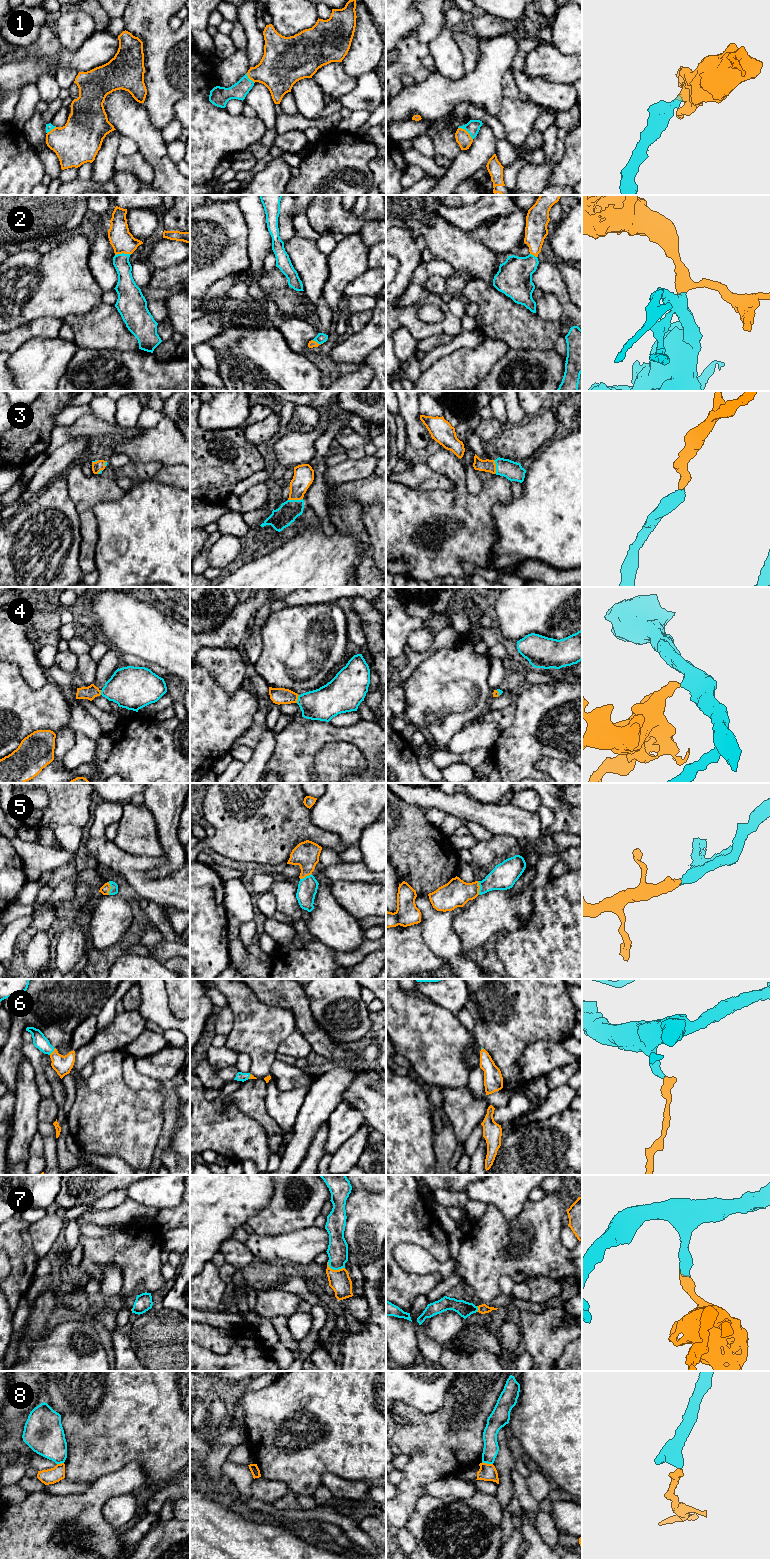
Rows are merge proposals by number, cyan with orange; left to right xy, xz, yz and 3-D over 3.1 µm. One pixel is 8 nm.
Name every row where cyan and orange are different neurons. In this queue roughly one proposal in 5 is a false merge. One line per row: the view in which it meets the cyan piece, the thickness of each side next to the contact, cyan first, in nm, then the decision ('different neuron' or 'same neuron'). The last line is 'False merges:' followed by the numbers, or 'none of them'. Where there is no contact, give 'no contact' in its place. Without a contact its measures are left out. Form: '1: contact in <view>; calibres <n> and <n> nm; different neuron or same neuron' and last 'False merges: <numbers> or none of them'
1: contact in yz; calibres 110 and 120 nm; same neuron
2: contact in xy; calibres 140 and 190 nm; same neuron
3: contact in xz; calibres 160 and 160 nm; same neuron
4: contact in xz; calibres 260 and 130 nm; same neuron
5: contact in yz; calibres 200 and 220 nm; same neuron
6: contact in xy; calibres 110 and 150 nm; same neuron
7: contact in xz; calibres 170 and 170 nm; same neuron
8: contact in yz; calibres 120 and 140 nm; different neuron
False merges: 8

